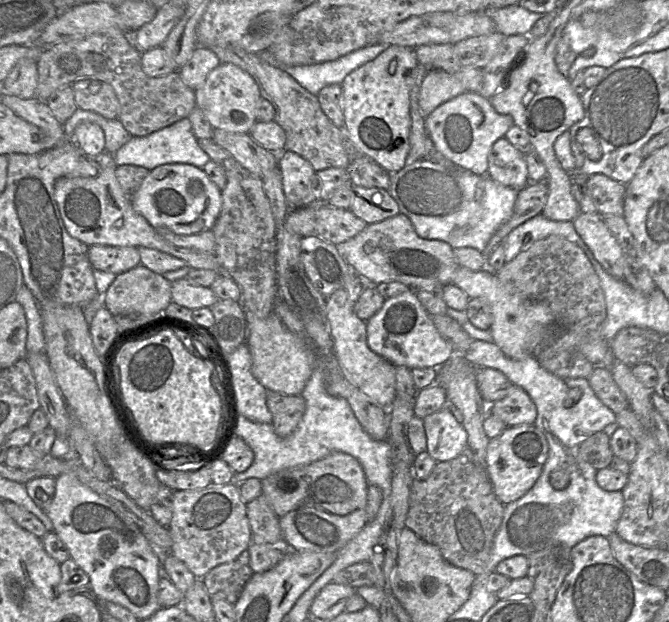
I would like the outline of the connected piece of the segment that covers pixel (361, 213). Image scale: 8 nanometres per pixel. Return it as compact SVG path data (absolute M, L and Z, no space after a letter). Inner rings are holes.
M353 186L353 201L350 211L367 224L378 223L400 213L398 204L387 190L377 187ZM375 193L382 195L382 202L374 205L372 197Z

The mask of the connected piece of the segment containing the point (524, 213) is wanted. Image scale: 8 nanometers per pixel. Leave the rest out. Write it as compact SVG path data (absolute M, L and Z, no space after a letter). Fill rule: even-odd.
M546 182L529 183L518 191L511 218L495 231L482 252L487 263L495 249L503 244L504 239L513 229L542 213L547 202L548 192Z

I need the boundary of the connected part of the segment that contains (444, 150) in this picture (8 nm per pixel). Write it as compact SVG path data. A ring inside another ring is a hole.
M464 92L439 105L425 117L425 127L434 150L452 166L476 175L486 175L488 157L493 144L505 137L514 125L512 116L498 113L490 100L480 93Z

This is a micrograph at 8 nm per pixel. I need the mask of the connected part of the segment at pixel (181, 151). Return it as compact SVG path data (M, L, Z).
M188 117L147 136L131 137L131 139L113 155L113 158L117 166L135 165L146 168L149 171L158 166L172 163L192 164L203 168L210 160L207 153L199 146L198 139L193 133L192 125Z

